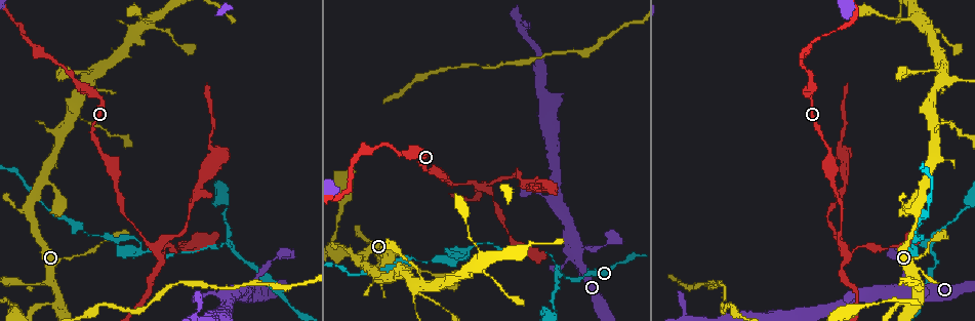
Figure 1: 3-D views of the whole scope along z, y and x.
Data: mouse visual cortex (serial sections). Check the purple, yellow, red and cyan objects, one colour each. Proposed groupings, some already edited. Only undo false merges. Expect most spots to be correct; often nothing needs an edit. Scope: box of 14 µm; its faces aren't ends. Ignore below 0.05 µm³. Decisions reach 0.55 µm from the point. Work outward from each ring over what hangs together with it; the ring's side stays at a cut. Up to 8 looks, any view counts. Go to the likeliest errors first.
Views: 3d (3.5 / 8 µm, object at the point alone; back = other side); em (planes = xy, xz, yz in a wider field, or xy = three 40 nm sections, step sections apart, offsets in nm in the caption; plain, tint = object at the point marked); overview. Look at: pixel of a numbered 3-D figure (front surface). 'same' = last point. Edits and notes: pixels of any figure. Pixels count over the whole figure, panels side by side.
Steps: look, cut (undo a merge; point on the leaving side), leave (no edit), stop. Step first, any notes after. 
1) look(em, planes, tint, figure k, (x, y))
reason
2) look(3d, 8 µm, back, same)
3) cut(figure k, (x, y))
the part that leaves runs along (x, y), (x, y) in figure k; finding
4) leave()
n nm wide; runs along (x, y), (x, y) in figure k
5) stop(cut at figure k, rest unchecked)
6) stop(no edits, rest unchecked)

look(3d, 3.5 µm, figure 1, (840, 248))
calibre changes

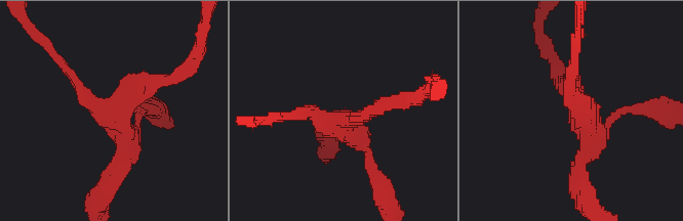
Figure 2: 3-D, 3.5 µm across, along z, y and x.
look(em, xy, step 1, tint, figure 2, (108, 109))
4 arms; arms of 150, 200, 200, 250 nm; shape alone is not enough

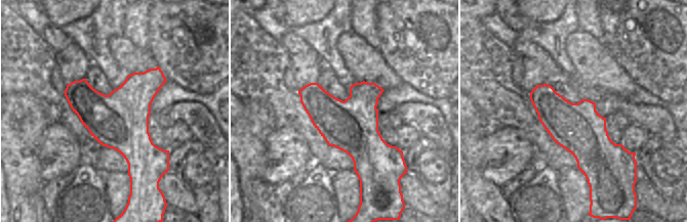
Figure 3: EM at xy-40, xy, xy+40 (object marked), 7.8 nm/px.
leave()
runs along (66, 67), (104, 111), (166, 83) in figure 2; one cell here

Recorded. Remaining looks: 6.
look(3d, 8 µm, figure 1, (932, 248))
arms part here

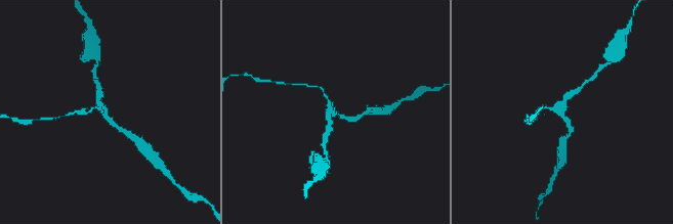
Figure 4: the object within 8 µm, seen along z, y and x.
look(3d, 3.5 µm, figure 4, (105, 113))
zoom in

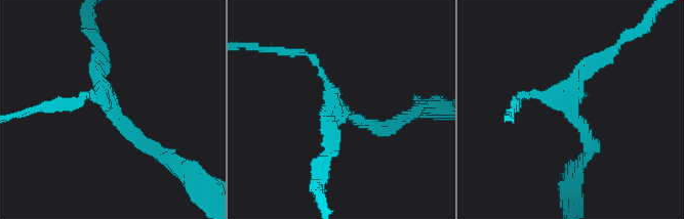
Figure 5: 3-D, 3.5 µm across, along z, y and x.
leave()
arms of 150, 150, 200 nm; runs along (388, 125), (359, 123), (309, 57) in figure 5; all the same cell

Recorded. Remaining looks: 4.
look(3d, 3.5 µm, figure 1, (142, 250))
two arms in line, one across

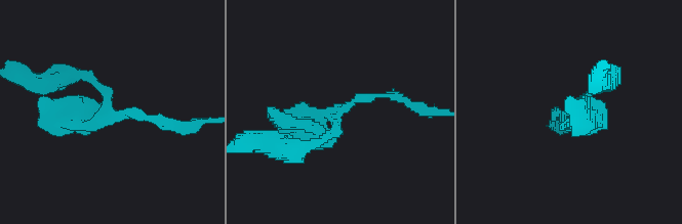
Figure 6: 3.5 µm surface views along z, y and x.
look(em, xy, step 3, plain, figure 6, (338, 113))
3 arms; arms of 100, 150, 350 nm; now the EM

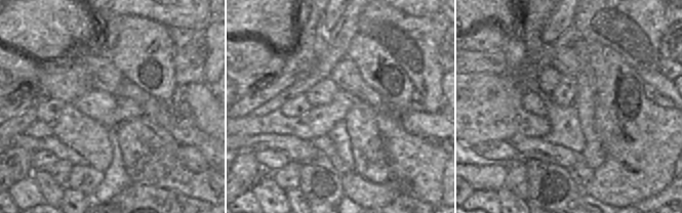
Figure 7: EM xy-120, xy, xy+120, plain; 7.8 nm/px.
look(em, xy, step 3, tint, same)

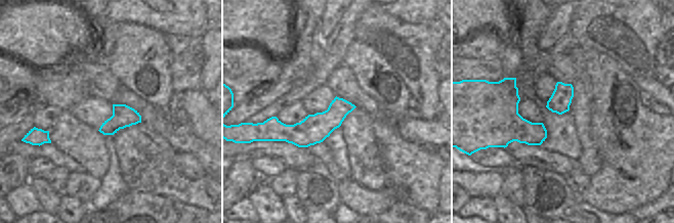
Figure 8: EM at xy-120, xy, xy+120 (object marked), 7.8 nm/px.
leave()
runs along (351, 106), (309, 131), (269, 122) in figure 8; continuous, no second cell

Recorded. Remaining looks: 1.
stop(no edits, rest unchecked)

